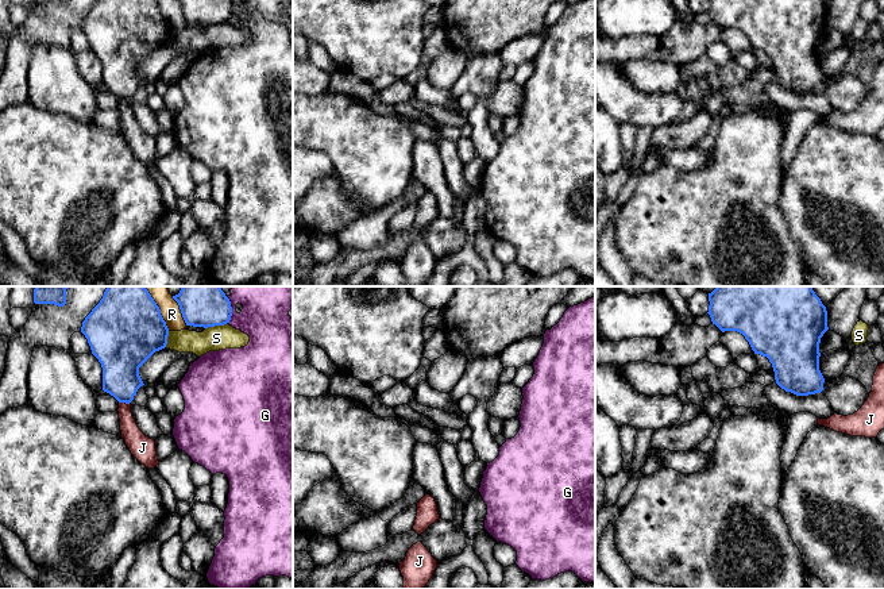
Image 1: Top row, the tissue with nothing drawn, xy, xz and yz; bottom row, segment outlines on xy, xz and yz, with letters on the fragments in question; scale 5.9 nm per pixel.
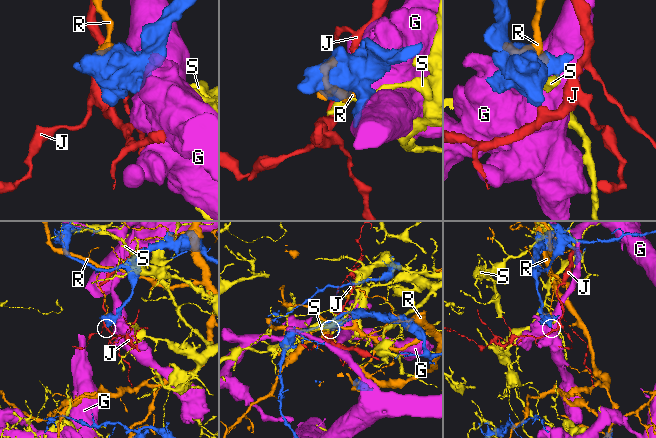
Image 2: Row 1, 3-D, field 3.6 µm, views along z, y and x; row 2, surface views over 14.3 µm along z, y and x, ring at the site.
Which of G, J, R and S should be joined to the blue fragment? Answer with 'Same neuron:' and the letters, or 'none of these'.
Same neuron: none of these

